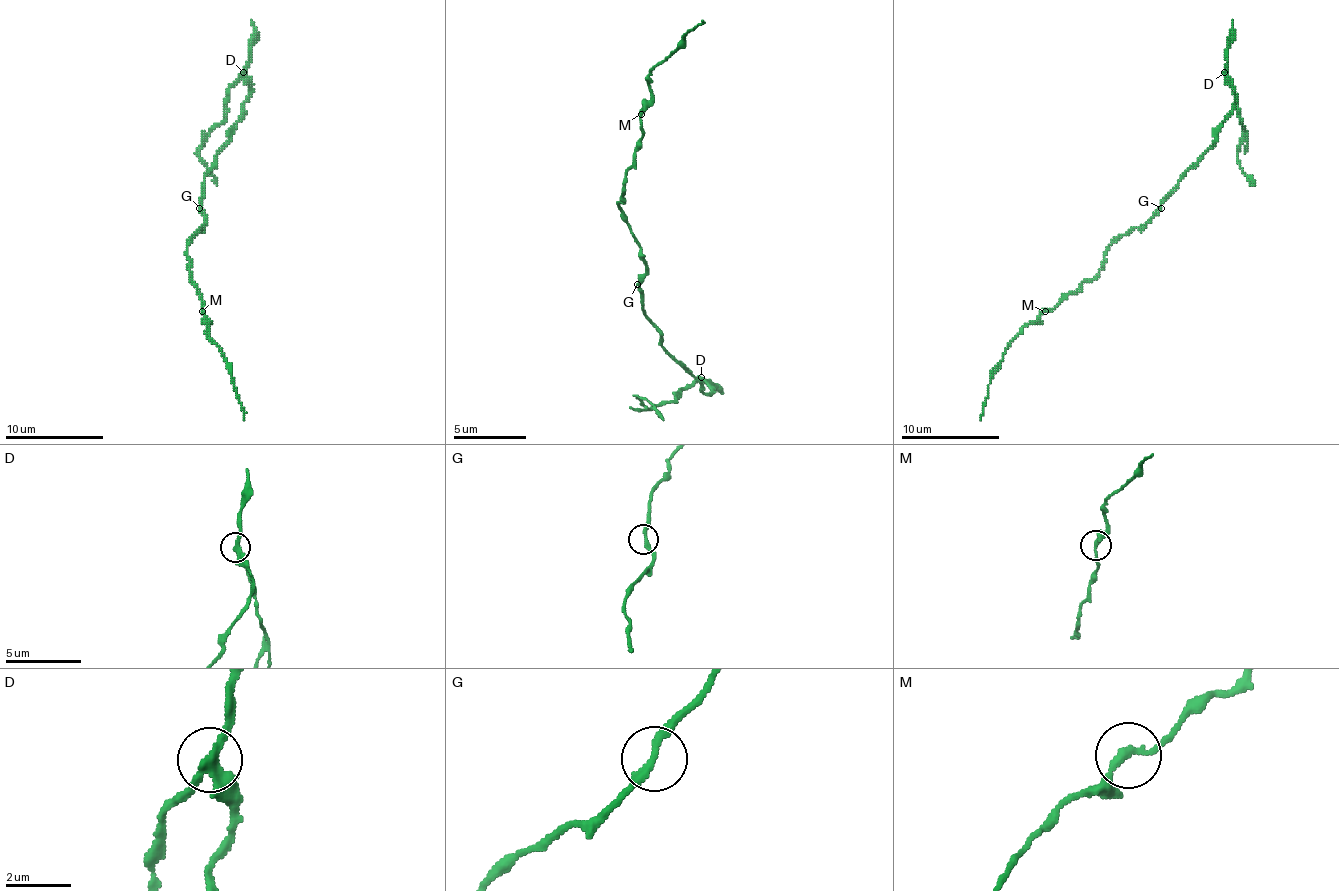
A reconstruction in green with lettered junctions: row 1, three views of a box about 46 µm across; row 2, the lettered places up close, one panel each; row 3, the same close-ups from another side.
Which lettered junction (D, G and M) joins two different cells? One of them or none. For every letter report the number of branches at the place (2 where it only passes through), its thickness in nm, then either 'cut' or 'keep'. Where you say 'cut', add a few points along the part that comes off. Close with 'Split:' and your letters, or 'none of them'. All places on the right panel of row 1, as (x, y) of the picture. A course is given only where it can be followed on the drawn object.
D: branches 3; calibre 240 nm; cut; course (1225, 72), (1235, 89), (1237, 116), (1245, 131), (1237, 151), (1237, 163), (1255, 185)
G: branches 2; calibre 240 nm; keep
M: branches 2; calibre 240 nm; keep
Split: D

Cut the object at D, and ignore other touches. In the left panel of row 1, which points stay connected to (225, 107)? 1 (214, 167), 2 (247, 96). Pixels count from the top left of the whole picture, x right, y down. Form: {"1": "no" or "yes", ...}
{"1": "no", "2": "no"}

